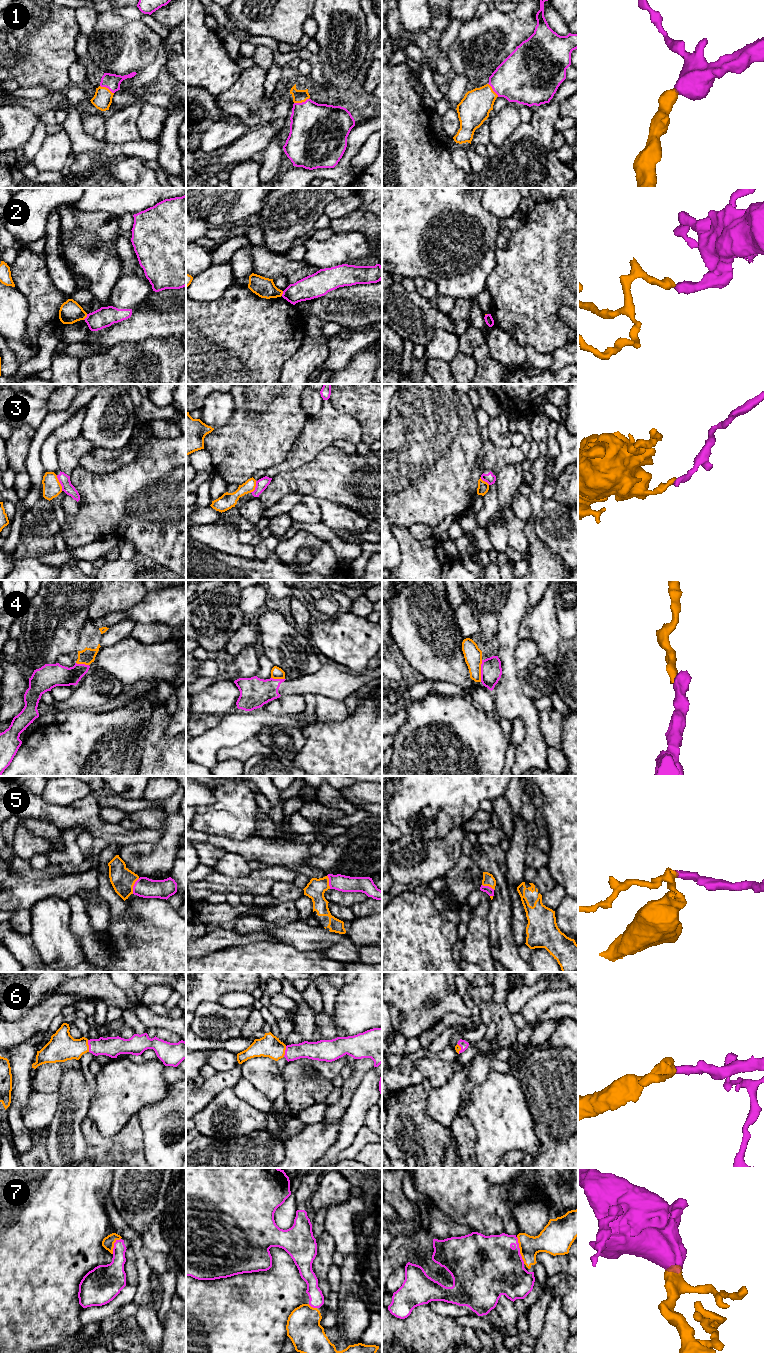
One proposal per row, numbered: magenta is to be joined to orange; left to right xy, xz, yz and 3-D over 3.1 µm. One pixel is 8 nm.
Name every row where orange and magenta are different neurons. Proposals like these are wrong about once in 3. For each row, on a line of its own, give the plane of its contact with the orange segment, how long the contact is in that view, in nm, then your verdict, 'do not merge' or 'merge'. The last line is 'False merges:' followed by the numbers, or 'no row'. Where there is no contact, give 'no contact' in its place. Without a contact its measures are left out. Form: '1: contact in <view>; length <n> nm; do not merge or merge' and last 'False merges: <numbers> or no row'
1: contact in xz; length 130 nm; merge
2: contact in xy; length 60 nm; do not merge
3: contact in xy; length 140 nm; do not merge
4: contact in yz; length 180 nm; do not merge
5: contact in xy; length 140 nm; merge
6: contact in xy; length 100 nm; merge
7: contact in yz; length 220 nm; merge
False merges: 2, 3, 4

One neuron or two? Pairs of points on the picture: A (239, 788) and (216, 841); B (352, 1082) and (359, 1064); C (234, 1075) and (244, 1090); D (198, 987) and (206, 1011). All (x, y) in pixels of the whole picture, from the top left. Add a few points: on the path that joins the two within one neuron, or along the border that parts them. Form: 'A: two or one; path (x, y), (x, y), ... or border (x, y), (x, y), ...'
A: two; border (196, 829), (205, 833), (225, 835), (241, 840)
B: one; path (355, 1078), (359, 1068)
C: two; border (242, 1077), (233, 1088)
D: two; border (217, 1001), (202, 1002), (196, 1008)

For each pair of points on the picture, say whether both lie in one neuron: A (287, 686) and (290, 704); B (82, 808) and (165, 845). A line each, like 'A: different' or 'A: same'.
A: different
B: different

